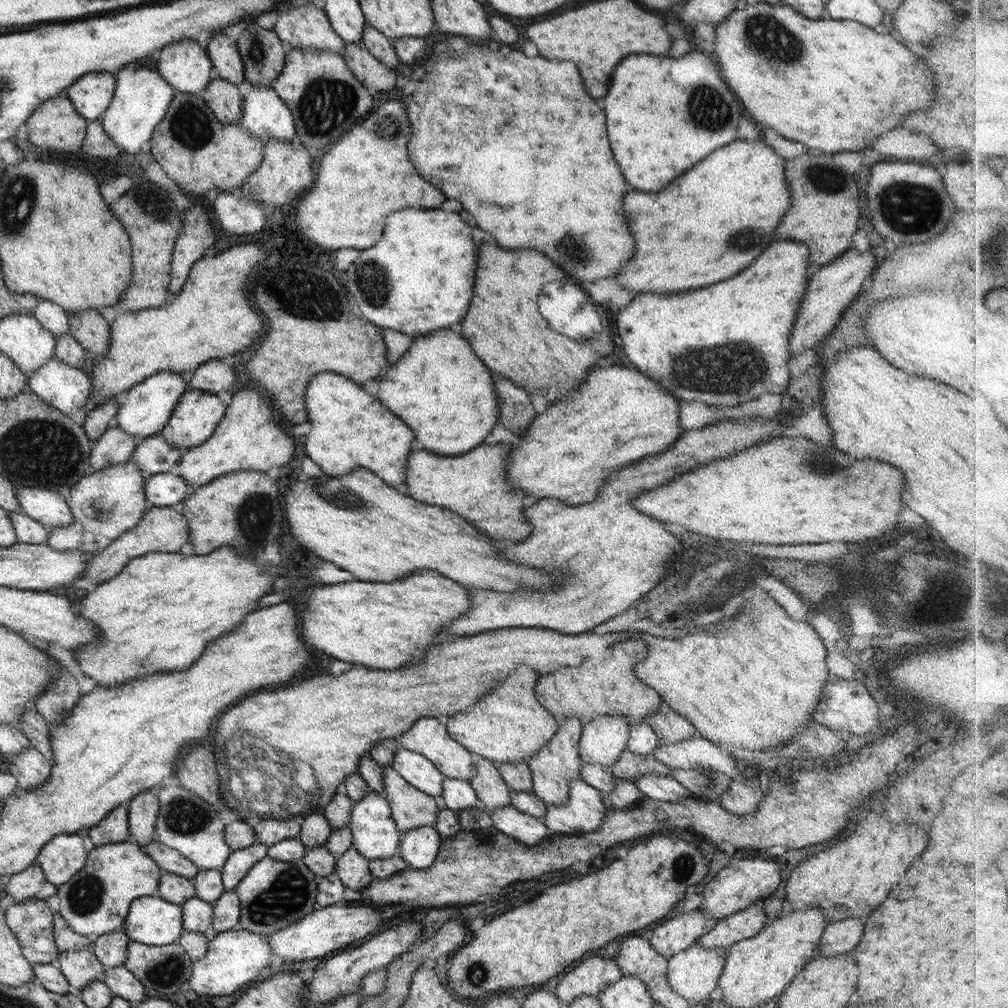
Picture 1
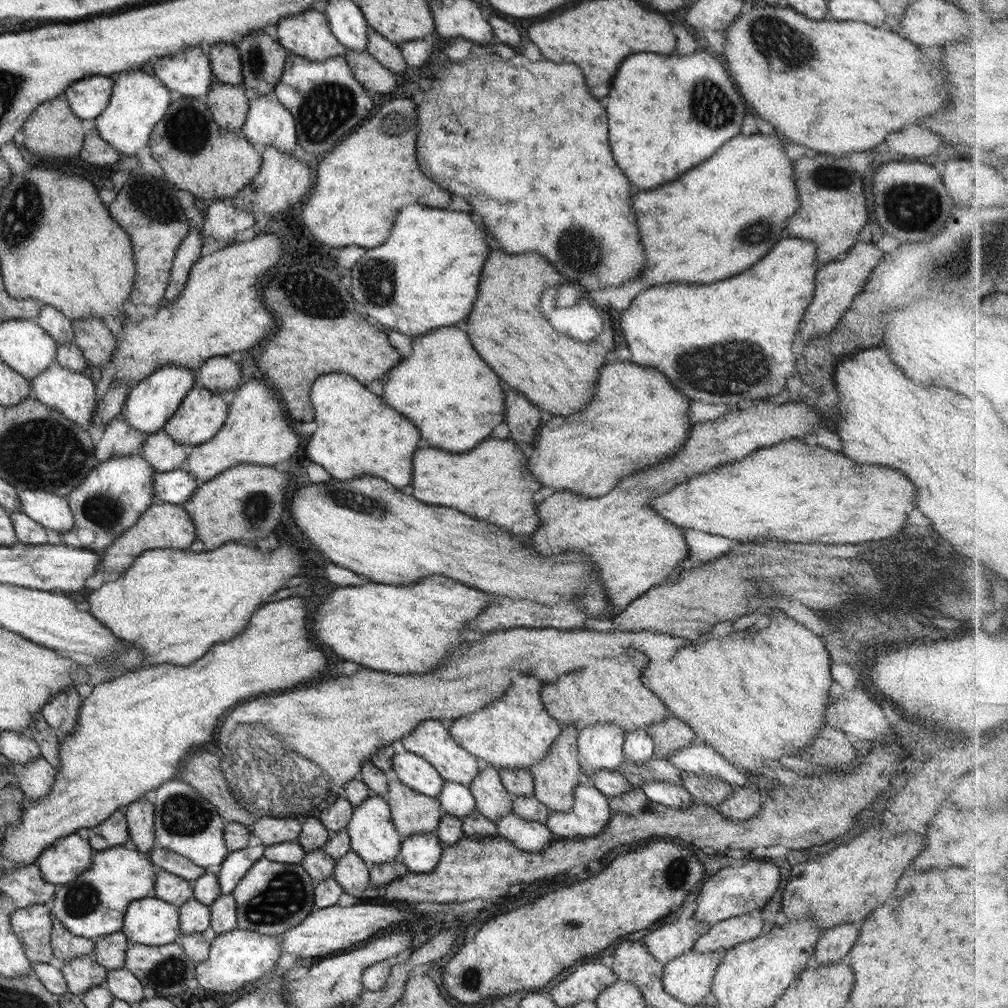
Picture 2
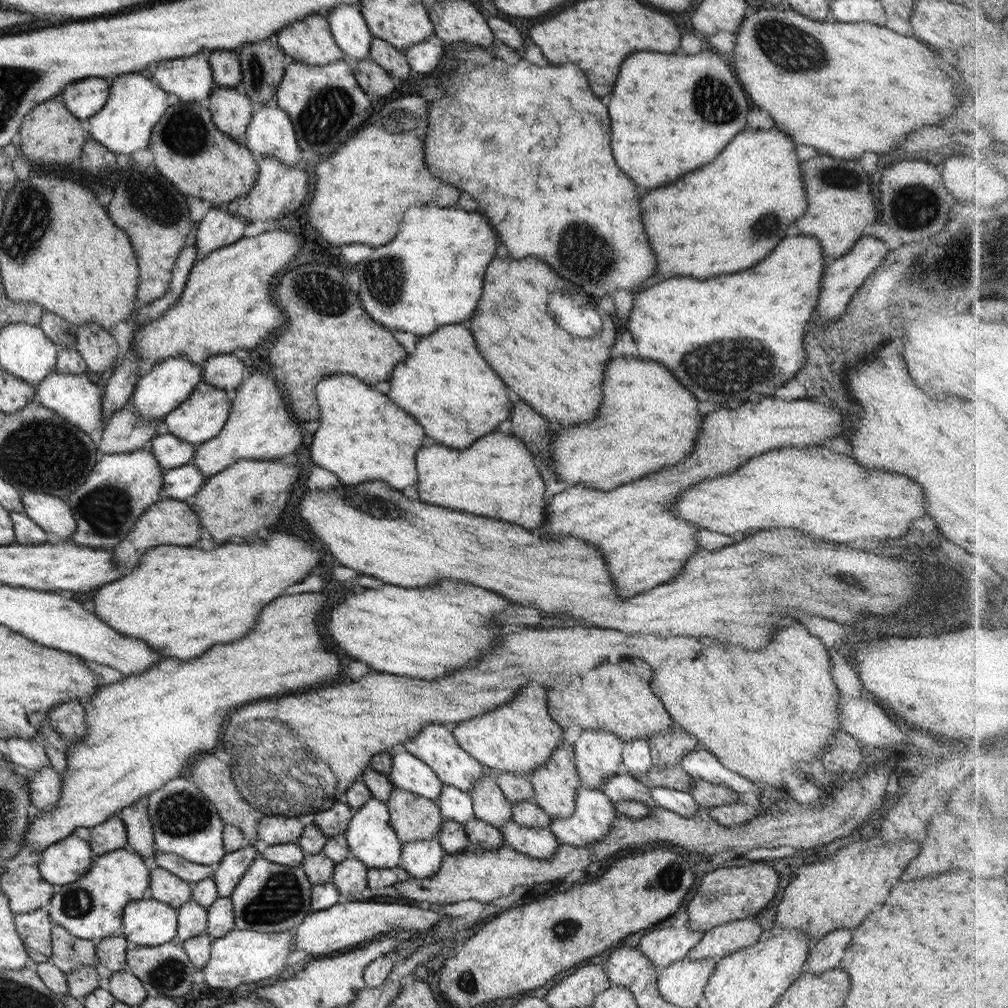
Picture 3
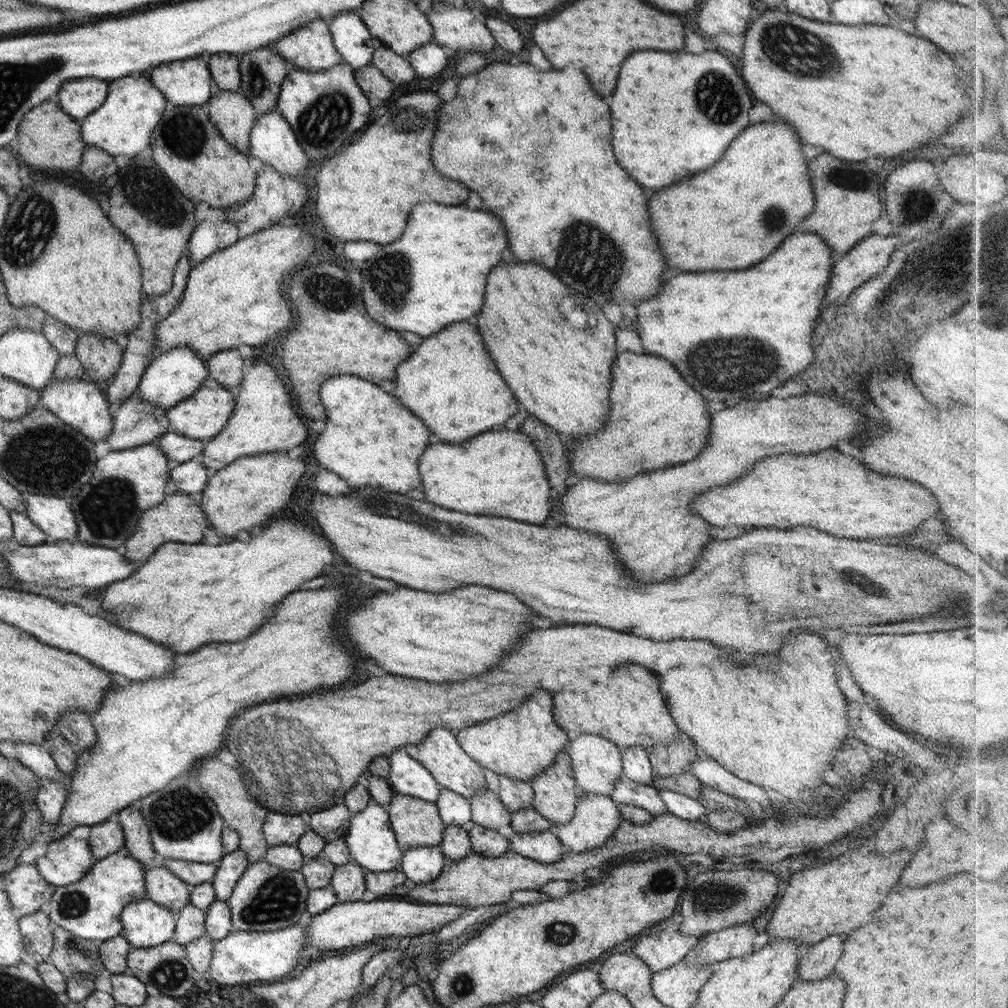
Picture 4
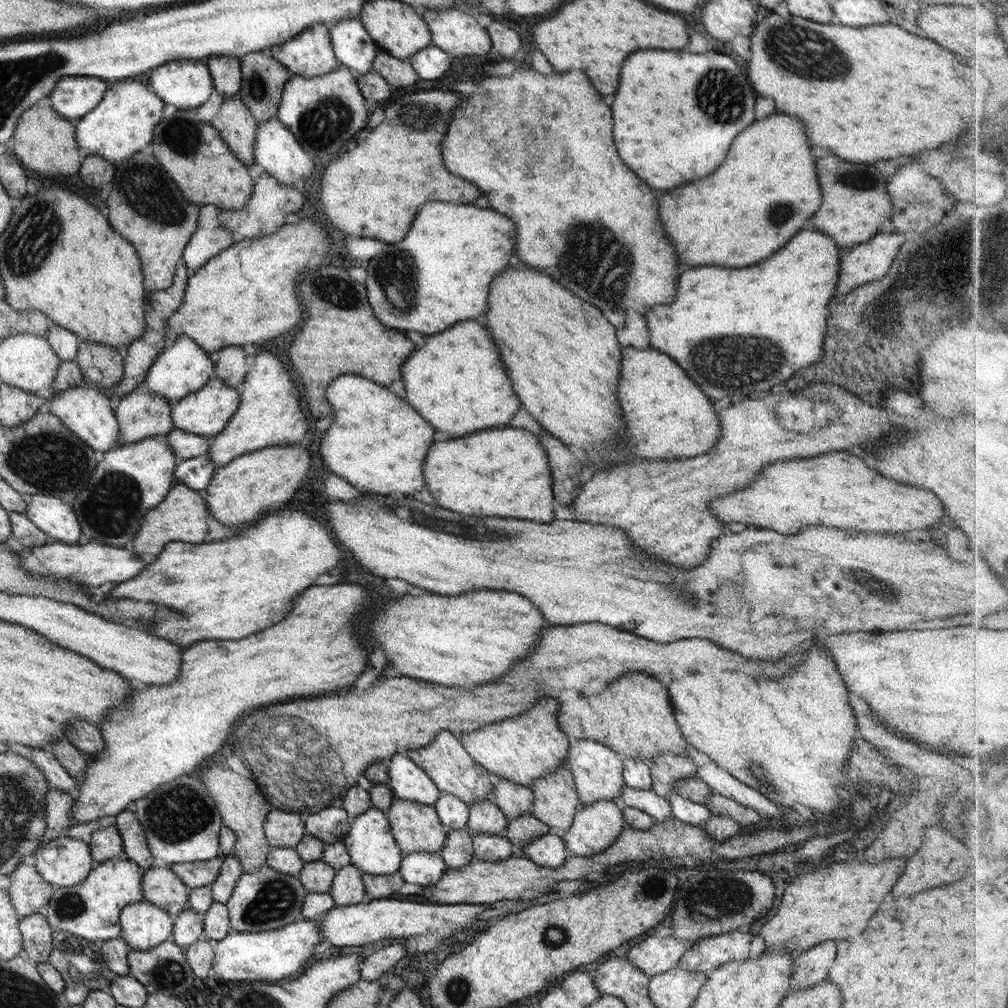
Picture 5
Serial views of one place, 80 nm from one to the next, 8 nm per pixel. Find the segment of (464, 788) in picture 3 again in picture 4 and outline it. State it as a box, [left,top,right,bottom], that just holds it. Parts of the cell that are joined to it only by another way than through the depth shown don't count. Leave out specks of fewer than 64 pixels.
[403,727,511,830]

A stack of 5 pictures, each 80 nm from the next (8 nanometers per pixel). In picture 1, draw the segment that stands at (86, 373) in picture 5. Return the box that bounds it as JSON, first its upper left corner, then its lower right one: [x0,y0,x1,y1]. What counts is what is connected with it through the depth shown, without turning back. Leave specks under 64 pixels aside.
[70,308,111,359]

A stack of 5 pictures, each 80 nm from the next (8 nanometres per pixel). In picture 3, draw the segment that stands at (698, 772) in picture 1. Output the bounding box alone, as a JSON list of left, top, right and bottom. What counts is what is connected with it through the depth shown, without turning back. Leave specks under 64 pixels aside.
[689,778,741,809]

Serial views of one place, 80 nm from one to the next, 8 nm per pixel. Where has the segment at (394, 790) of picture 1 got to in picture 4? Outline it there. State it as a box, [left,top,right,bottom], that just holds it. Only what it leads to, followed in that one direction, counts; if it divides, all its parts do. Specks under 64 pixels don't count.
[385,793,446,849]

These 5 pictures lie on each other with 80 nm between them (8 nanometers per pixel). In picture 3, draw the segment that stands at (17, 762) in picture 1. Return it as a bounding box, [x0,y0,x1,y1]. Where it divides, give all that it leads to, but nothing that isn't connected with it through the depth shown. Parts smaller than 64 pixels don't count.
[27,766,62,810]

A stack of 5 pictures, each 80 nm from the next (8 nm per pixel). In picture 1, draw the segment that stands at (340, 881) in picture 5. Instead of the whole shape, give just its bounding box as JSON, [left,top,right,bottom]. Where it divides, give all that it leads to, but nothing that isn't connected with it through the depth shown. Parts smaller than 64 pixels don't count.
[335,847,373,891]

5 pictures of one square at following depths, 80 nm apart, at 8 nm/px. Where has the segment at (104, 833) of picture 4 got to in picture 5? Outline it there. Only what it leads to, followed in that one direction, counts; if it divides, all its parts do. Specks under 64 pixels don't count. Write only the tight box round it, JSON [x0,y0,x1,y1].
[91,824,124,864]

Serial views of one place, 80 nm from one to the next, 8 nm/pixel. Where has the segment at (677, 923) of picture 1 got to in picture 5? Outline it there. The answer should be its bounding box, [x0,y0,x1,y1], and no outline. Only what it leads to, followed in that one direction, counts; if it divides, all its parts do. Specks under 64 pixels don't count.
[626,936,693,976]

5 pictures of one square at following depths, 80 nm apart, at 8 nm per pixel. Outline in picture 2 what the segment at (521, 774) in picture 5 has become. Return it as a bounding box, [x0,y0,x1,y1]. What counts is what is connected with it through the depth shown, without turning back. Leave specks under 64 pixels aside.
[448,673,561,769]

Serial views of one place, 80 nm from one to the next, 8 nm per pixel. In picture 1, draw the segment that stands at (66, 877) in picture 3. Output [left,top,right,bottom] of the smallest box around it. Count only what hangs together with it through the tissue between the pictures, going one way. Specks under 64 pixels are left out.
[38,834,88,887]

